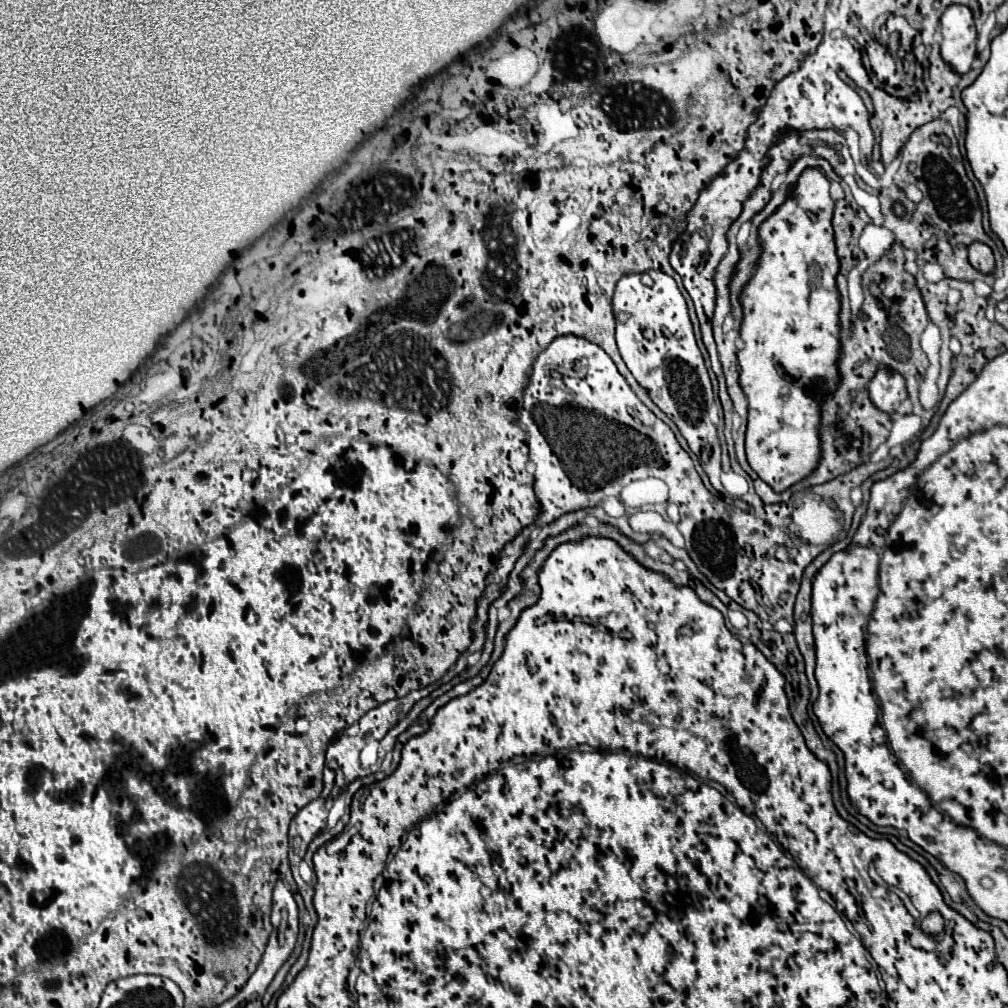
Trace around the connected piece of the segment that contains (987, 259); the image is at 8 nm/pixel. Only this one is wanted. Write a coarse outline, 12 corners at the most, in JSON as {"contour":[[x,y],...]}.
{"contour":[[983,242],[969,244],[973,268],[989,274],[995,268],[993,252]]}

